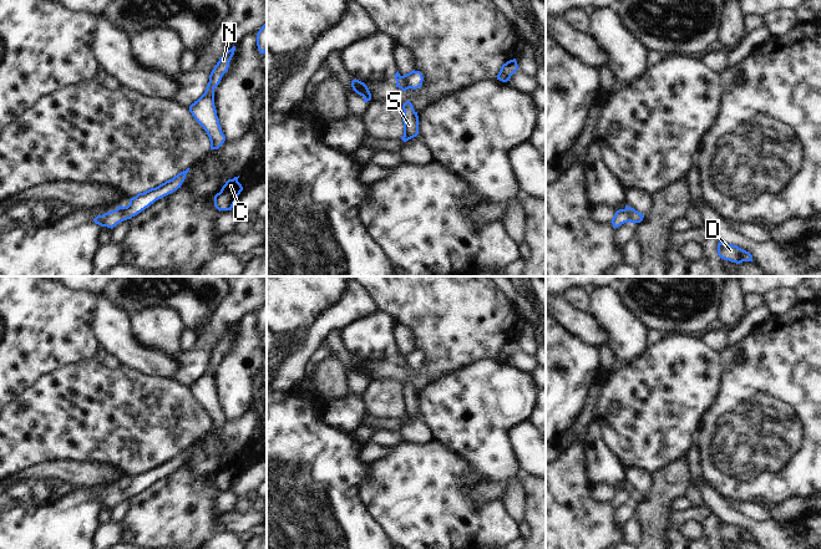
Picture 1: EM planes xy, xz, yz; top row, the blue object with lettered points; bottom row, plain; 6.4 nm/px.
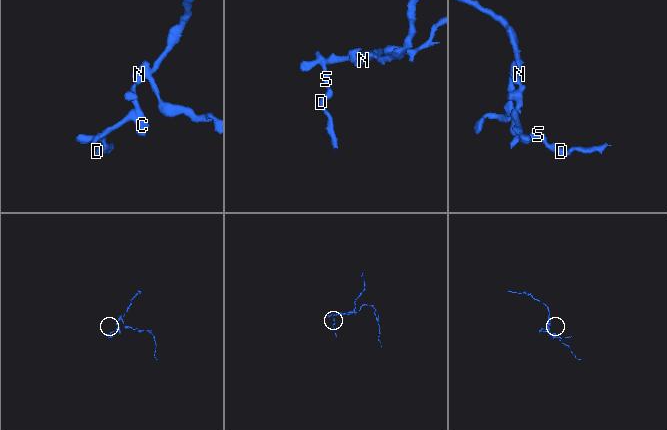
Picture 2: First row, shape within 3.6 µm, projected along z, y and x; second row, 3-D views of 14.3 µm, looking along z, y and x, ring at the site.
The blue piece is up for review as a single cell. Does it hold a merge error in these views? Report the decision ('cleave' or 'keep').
cleave

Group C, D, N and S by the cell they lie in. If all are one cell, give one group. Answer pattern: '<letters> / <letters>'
C N / D S

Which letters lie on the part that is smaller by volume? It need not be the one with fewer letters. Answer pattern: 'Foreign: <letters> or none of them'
Foreign: D, S

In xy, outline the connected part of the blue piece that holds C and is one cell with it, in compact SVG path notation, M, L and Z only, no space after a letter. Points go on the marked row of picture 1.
M238 177L228 179L222 187L221 192L214 195L214 207L221 210L232 210L238 195L243 190L242 184L238 182Z

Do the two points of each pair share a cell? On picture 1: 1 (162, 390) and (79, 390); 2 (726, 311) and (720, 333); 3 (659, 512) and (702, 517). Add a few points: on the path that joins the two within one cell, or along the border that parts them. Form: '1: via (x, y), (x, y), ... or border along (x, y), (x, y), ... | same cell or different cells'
1: via (141, 390), (100, 390) | same cell
2: border along (723, 325), (729, 328) | different cells
3: border along (673, 511), (669, 535) | different cells

